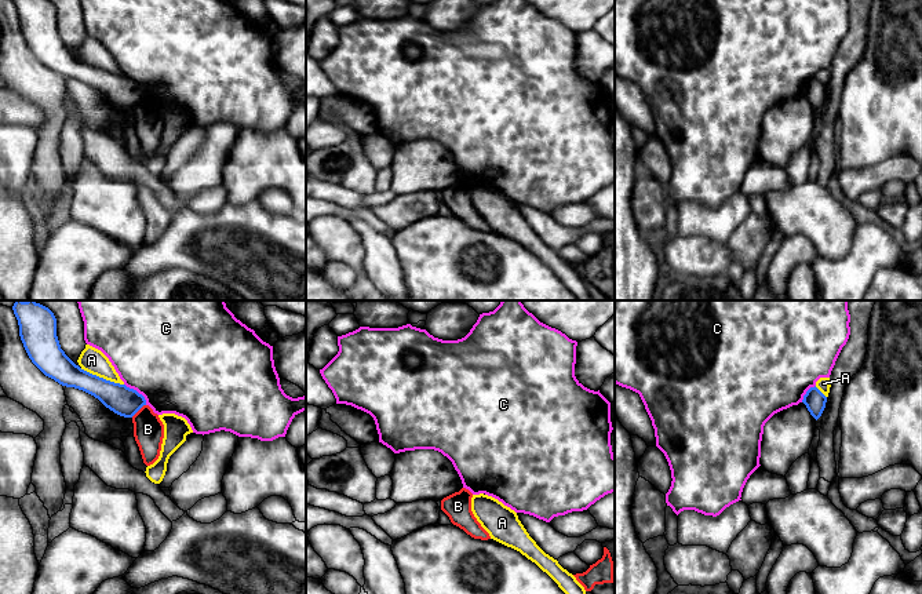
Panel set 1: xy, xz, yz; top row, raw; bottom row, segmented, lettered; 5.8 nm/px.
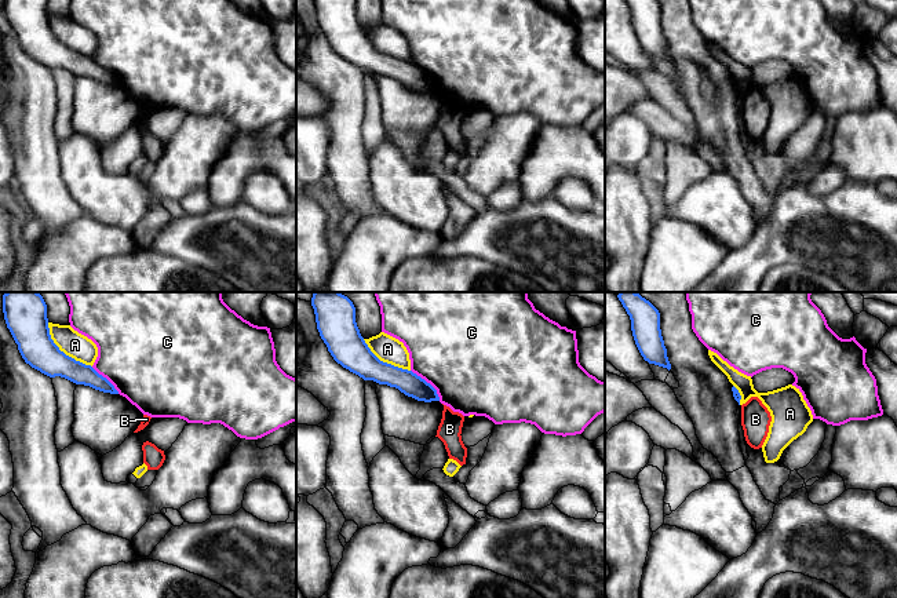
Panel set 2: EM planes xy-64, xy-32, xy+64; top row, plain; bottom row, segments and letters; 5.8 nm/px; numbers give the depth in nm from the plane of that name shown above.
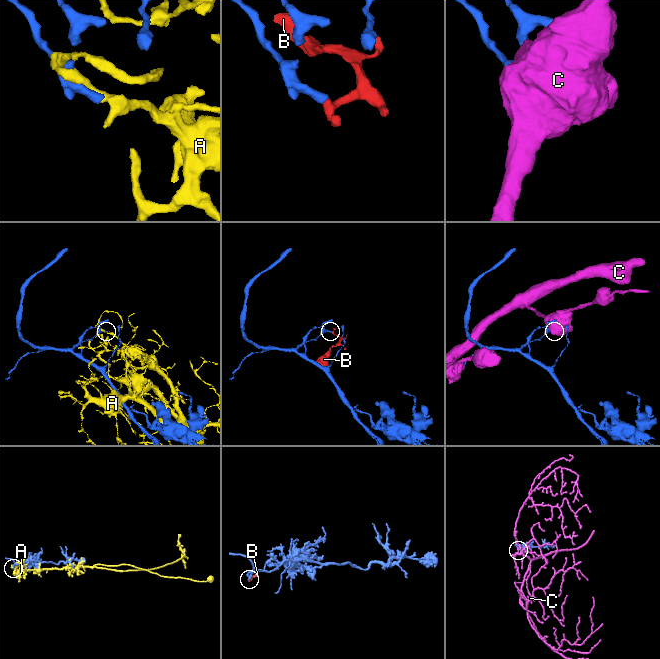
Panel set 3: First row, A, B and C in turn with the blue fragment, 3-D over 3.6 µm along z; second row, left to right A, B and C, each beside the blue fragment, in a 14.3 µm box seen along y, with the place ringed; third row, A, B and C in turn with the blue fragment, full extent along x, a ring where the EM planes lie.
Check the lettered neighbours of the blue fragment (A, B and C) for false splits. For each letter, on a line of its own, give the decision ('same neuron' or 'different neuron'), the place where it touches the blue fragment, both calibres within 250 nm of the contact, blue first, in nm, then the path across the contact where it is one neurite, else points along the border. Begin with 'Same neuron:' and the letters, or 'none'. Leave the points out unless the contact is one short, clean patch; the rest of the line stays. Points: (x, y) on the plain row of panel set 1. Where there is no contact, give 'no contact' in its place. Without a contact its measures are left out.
Same neuron: none
A: different neuron; contact xy (102, 69); calibres 170 and 140 nm
B: different neuron; contact xy (138, 101); calibres 170 and 180 nm; border xy (145, 95), (131, 108)
C: different neuron; contact xy (137, 83); calibres 170 and 500 nm

